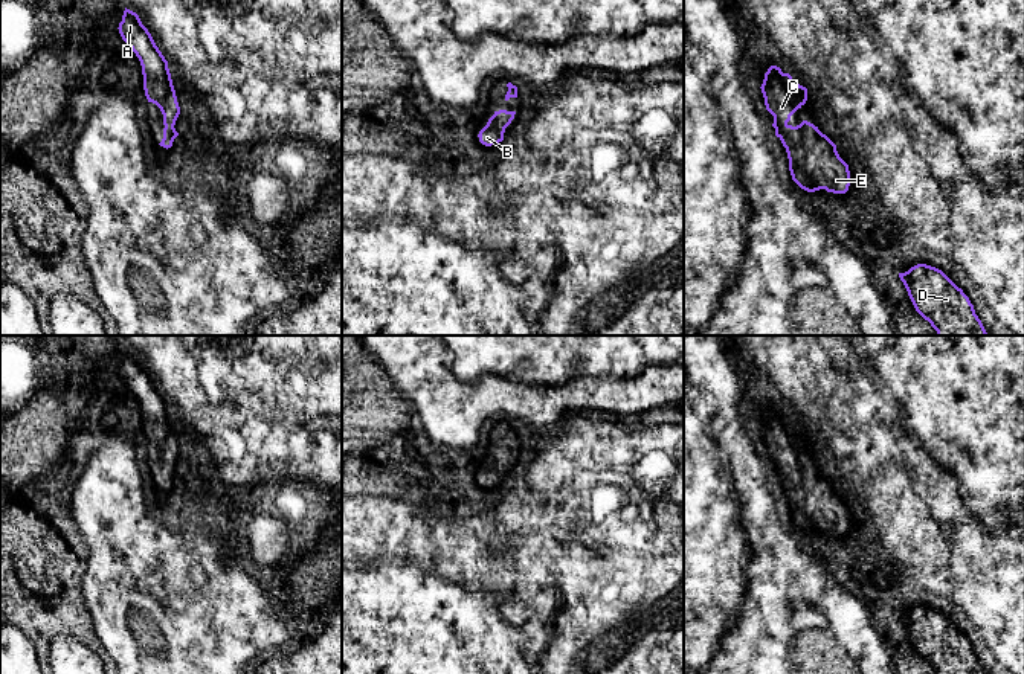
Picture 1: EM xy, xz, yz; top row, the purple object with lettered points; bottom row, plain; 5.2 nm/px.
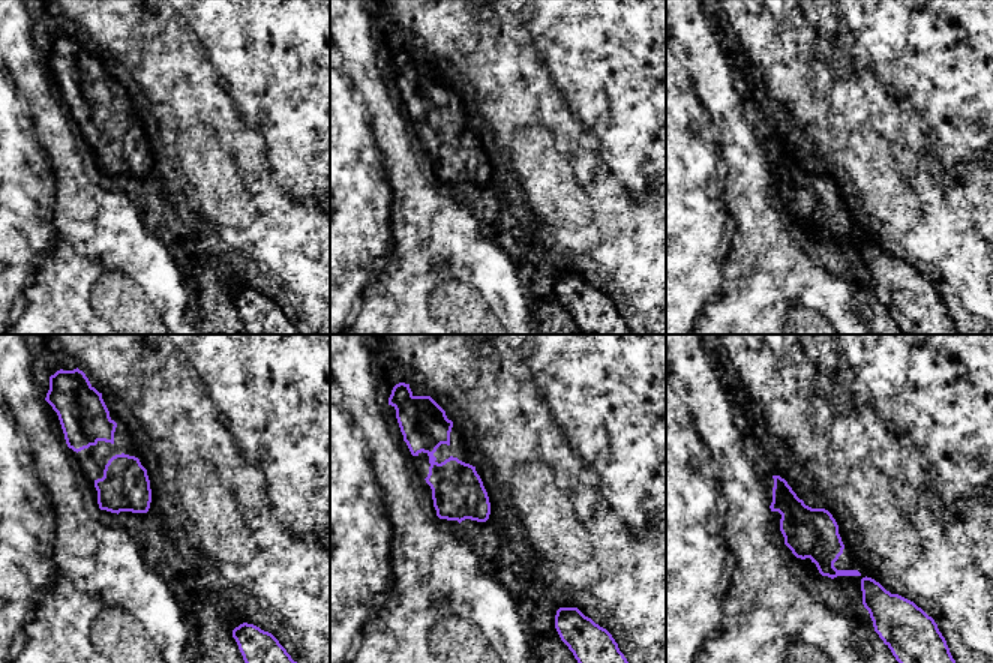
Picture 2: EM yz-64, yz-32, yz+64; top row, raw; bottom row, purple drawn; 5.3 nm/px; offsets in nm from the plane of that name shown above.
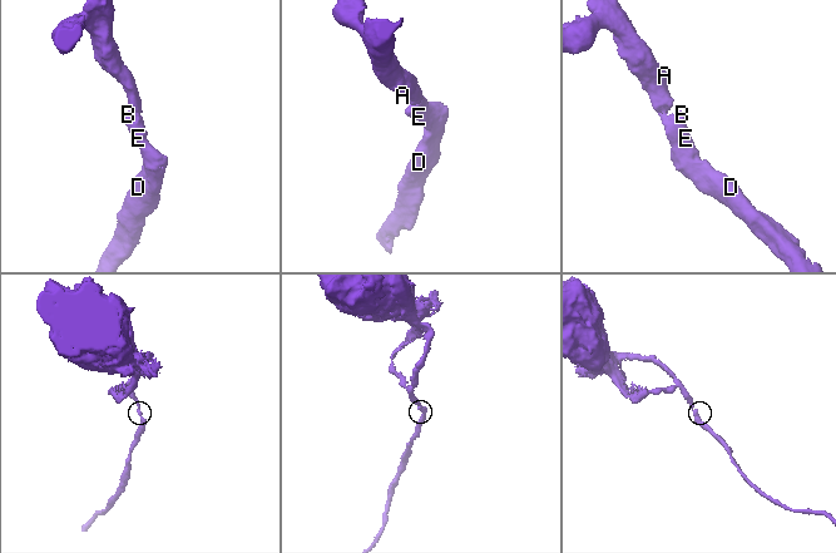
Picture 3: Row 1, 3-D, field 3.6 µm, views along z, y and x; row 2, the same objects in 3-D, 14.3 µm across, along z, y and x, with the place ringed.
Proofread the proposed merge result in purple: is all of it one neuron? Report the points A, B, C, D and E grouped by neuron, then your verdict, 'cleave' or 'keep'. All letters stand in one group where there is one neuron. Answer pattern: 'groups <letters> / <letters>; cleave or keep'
groups A B C D E; keep

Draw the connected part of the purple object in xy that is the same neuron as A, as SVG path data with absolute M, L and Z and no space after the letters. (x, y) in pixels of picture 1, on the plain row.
M125 349L118 371L140 403L148 444L156 445L163 456L163 480L159 486L168 491L179 477L174 467L180 456L168 403L136 354Z

